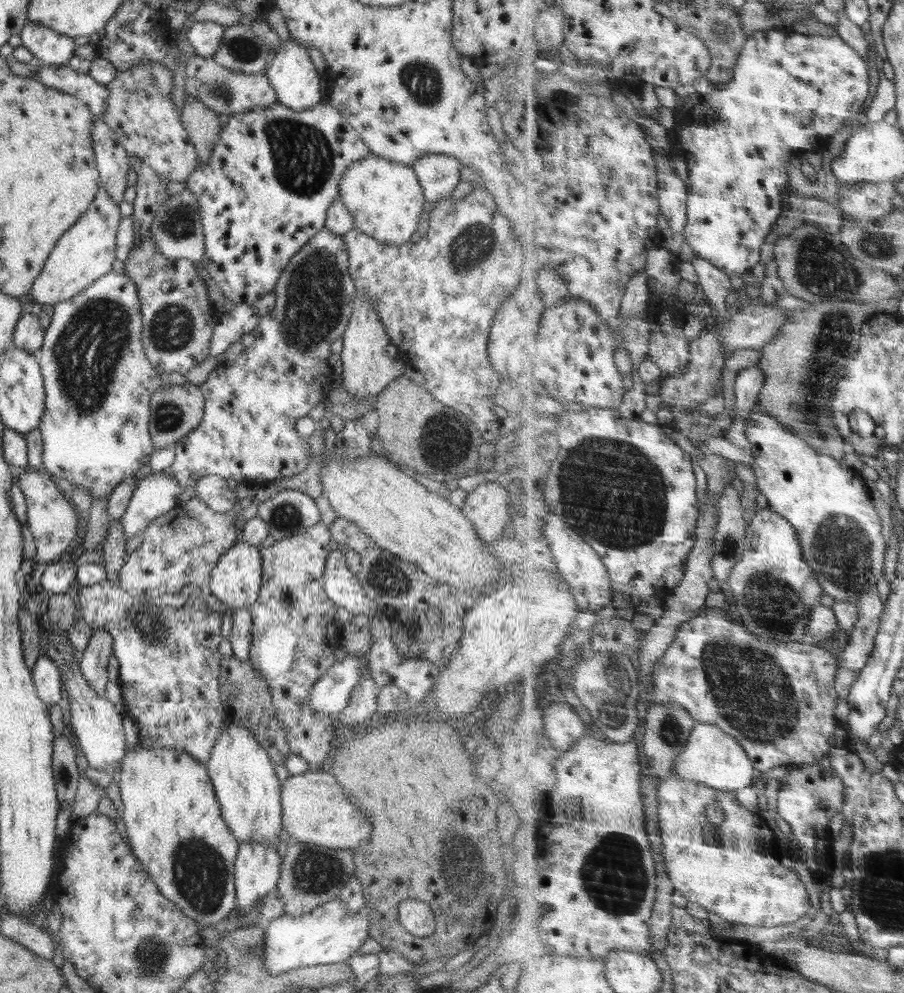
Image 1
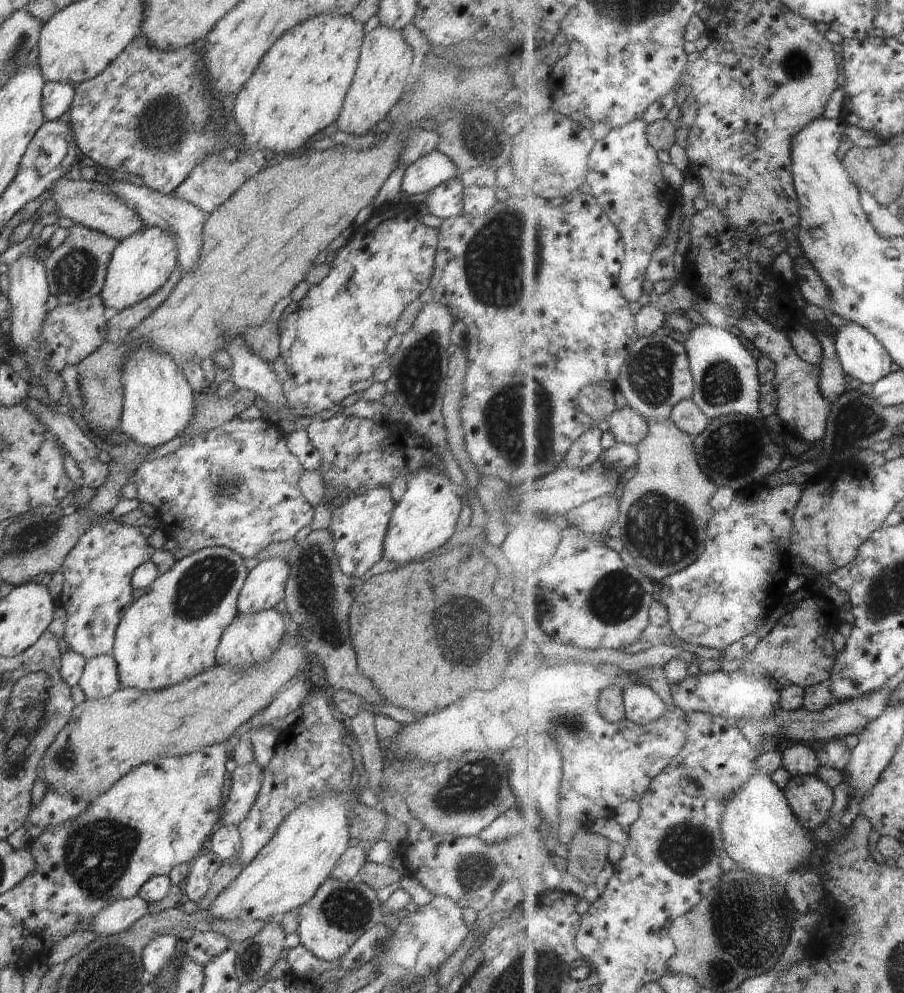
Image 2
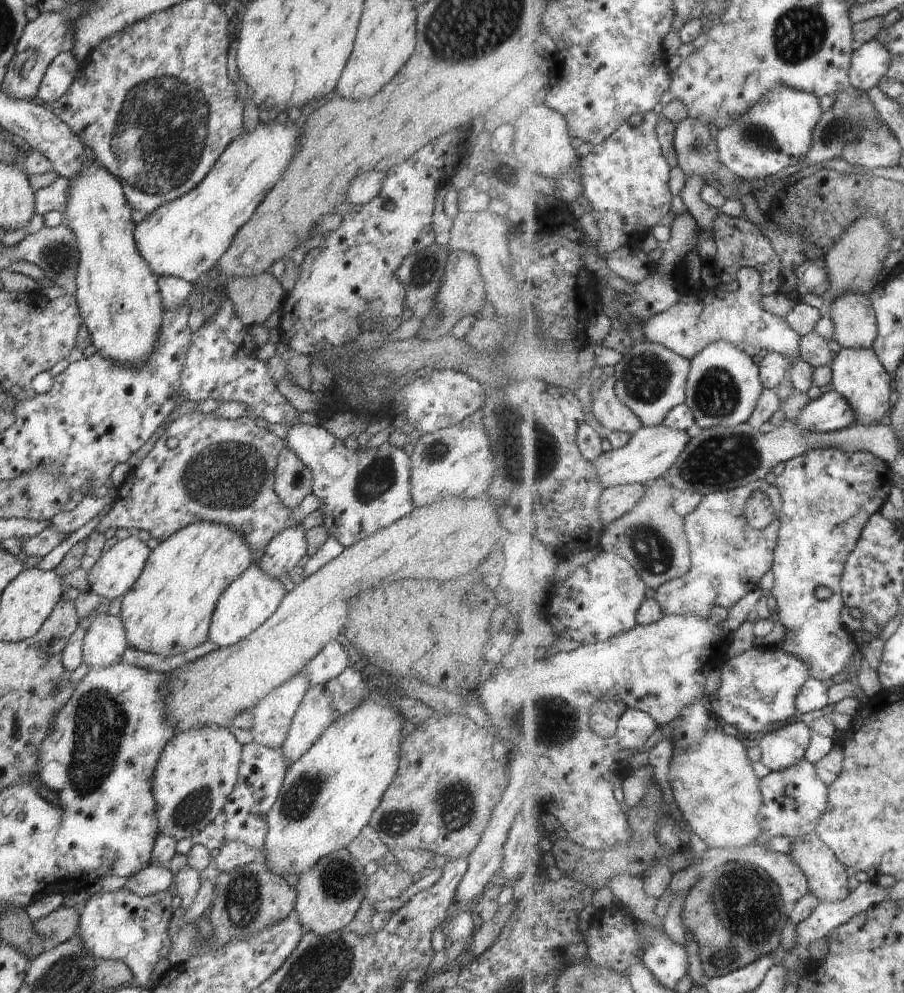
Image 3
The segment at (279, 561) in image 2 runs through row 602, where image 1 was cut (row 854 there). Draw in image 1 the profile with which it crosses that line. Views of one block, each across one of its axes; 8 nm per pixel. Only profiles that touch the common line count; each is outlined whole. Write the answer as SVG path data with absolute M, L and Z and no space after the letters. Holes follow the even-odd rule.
M245 842L239 845L235 861L234 886L236 904L241 914L255 910L255 905L274 891L280 878L282 858L277 844Z

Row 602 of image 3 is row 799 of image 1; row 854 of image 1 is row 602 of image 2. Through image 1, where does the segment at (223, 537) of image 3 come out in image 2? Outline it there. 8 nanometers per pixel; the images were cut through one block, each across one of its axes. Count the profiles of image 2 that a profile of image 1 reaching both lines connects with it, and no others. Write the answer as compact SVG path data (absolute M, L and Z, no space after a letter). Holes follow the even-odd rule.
M209 547L174 563L164 574L158 574L146 587L144 595L134 600L116 628L112 657L118 666L121 687L138 690L162 690L186 678L192 678L217 665L216 650L222 632L239 614L238 598L249 570L242 556L225 547Z

